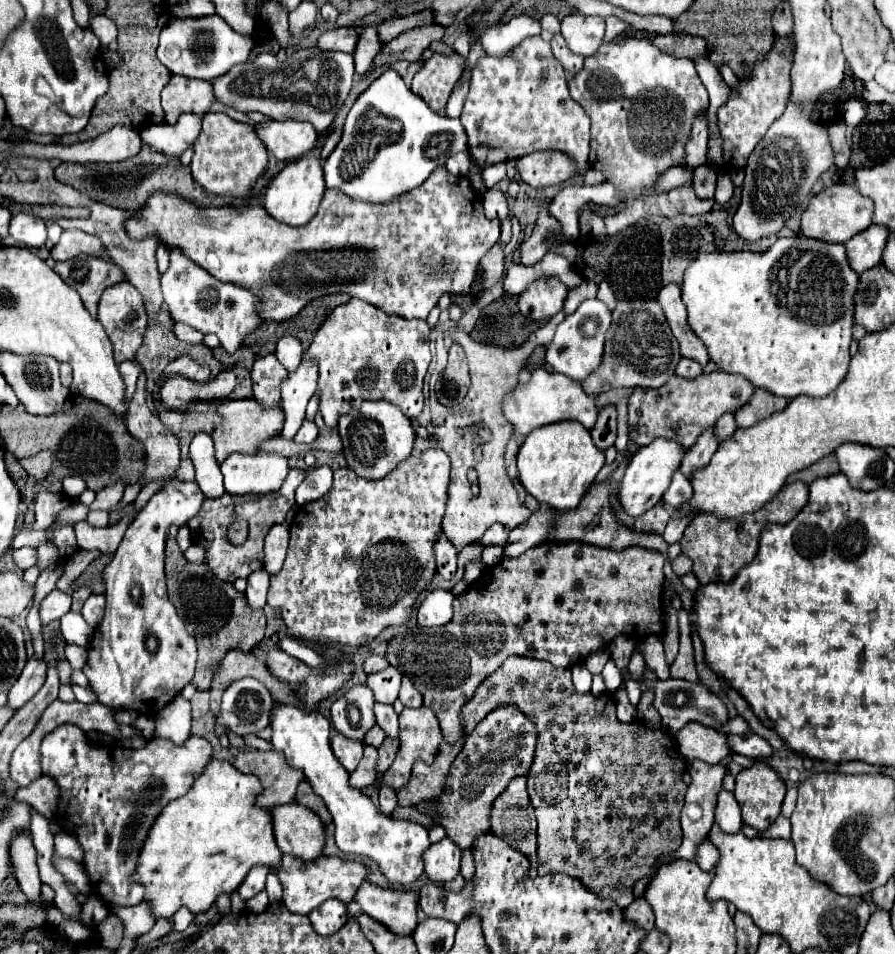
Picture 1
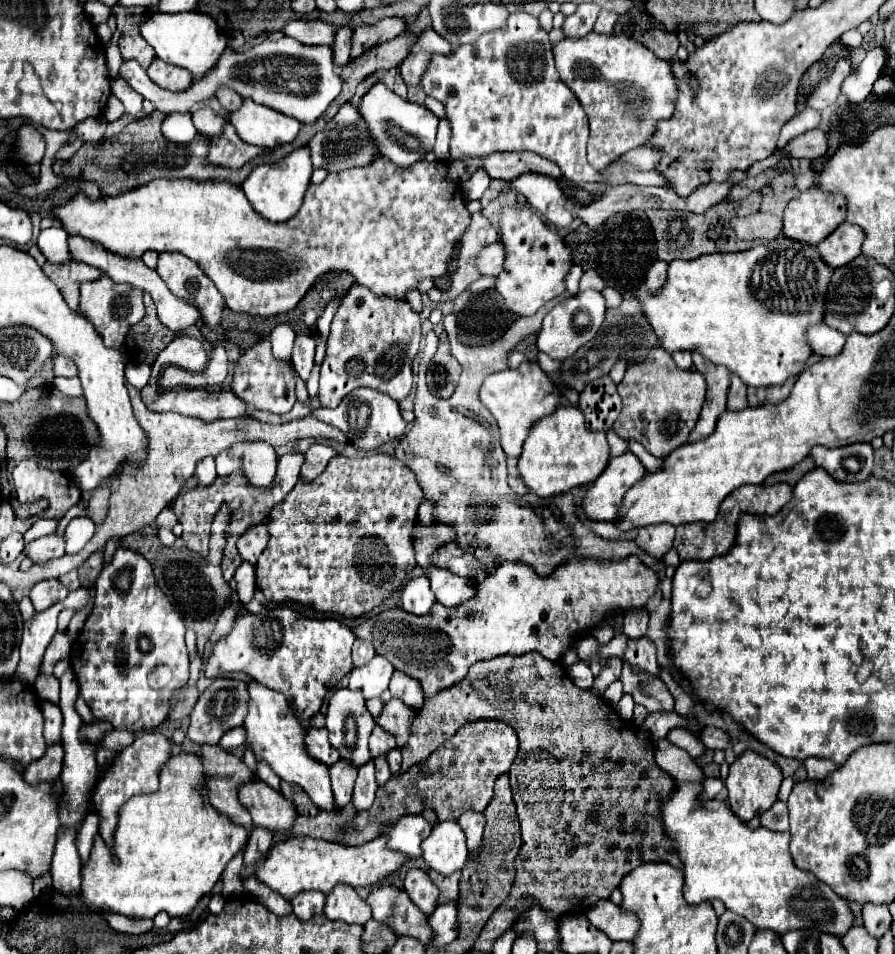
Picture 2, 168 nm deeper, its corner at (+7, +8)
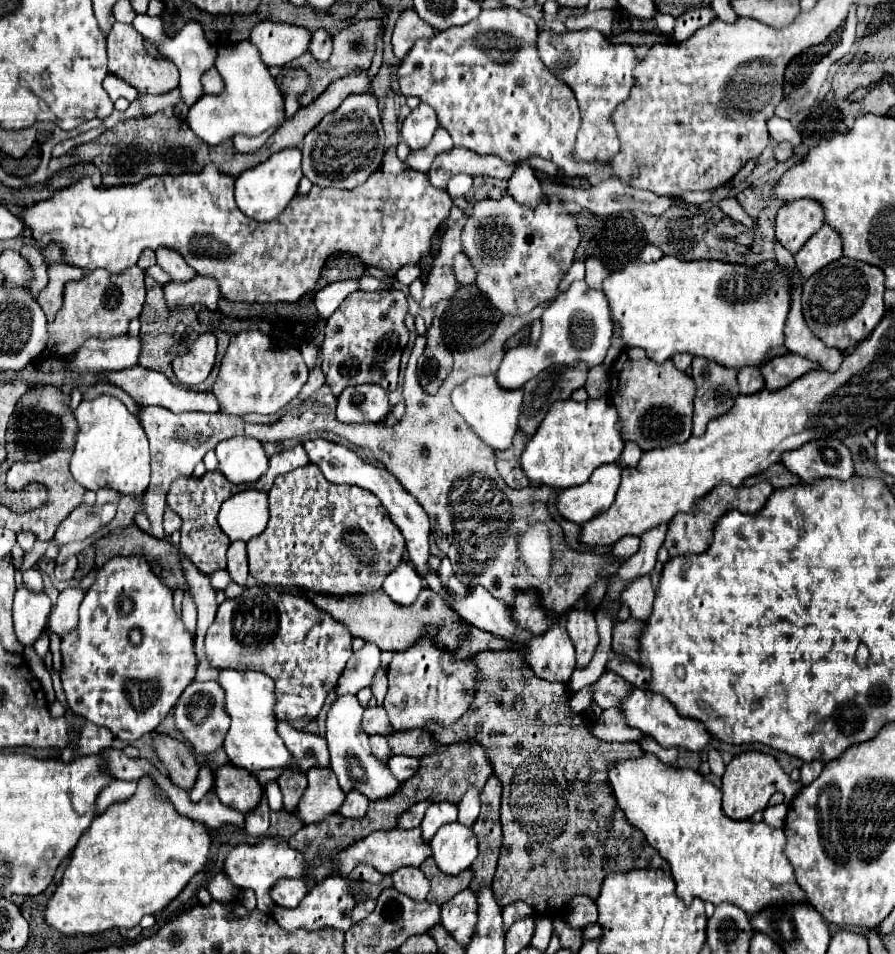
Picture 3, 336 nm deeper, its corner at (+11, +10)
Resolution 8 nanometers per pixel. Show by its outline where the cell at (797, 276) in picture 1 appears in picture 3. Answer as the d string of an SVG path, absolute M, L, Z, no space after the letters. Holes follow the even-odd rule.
M663 255L655 263L631 261L621 271L613 271L603 281L603 293L613 311L613 323L623 347L641 347L655 363L671 359L675 353L691 353L707 357L723 367L759 367L765 353L783 345L783 325L789 311L789 279L777 261L757 267L733 265L723 261L679 261Z

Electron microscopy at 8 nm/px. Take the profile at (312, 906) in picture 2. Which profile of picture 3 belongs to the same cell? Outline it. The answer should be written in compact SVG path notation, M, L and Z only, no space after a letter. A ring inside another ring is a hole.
M285 879L285 881L277 881L277 885L273 885L271 891L271 899L275 905L279 907L297 907L301 903L301 897L305 897L309 891L305 881L299 879Z

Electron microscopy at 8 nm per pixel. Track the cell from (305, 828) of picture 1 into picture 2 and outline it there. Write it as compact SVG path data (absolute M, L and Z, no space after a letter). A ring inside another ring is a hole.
M263 781L243 785L241 803L249 809L255 827L265 827L275 833L291 831L295 819L299 817L293 801Z

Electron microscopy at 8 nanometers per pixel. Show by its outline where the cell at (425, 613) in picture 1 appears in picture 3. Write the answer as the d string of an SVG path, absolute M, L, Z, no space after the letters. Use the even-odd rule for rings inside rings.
M401 561L401 565L397 565L397 569L393 569L393 573L389 573L383 583L383 591L399 605L411 605L421 589L423 579L417 575L413 565L405 561Z

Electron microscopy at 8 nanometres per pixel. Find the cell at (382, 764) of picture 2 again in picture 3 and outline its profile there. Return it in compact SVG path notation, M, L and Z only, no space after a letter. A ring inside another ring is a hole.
M371 735L369 743L371 743L371 749L373 749L373 755L379 757L379 761L387 761L389 759L391 751L389 751L389 743L387 743L385 735Z

